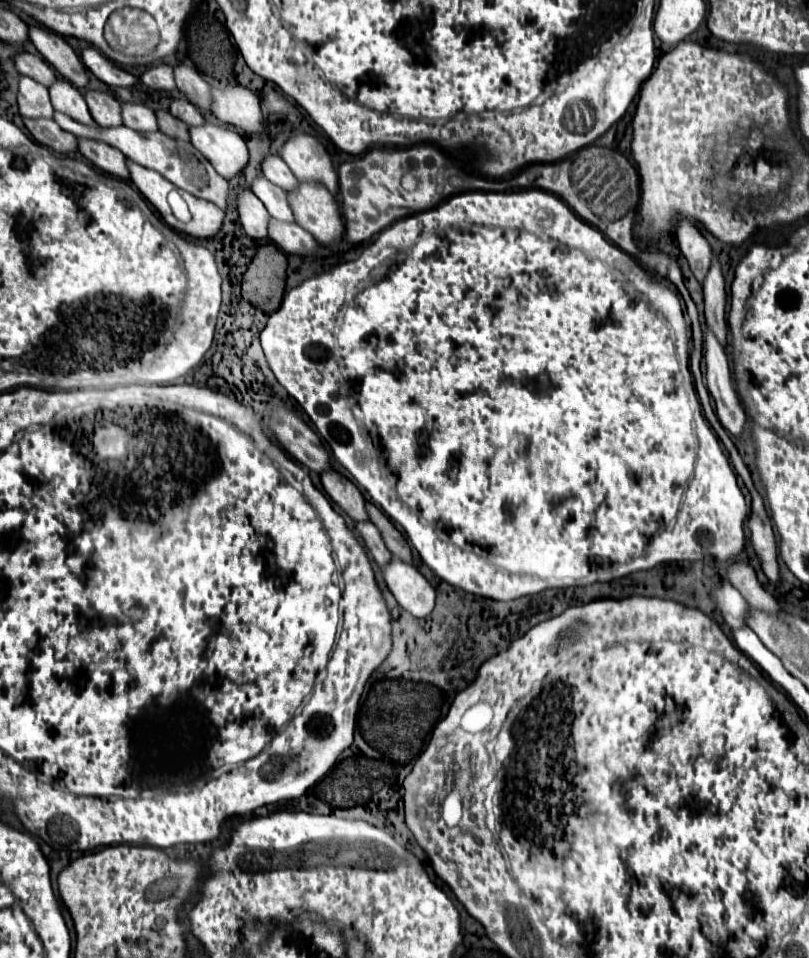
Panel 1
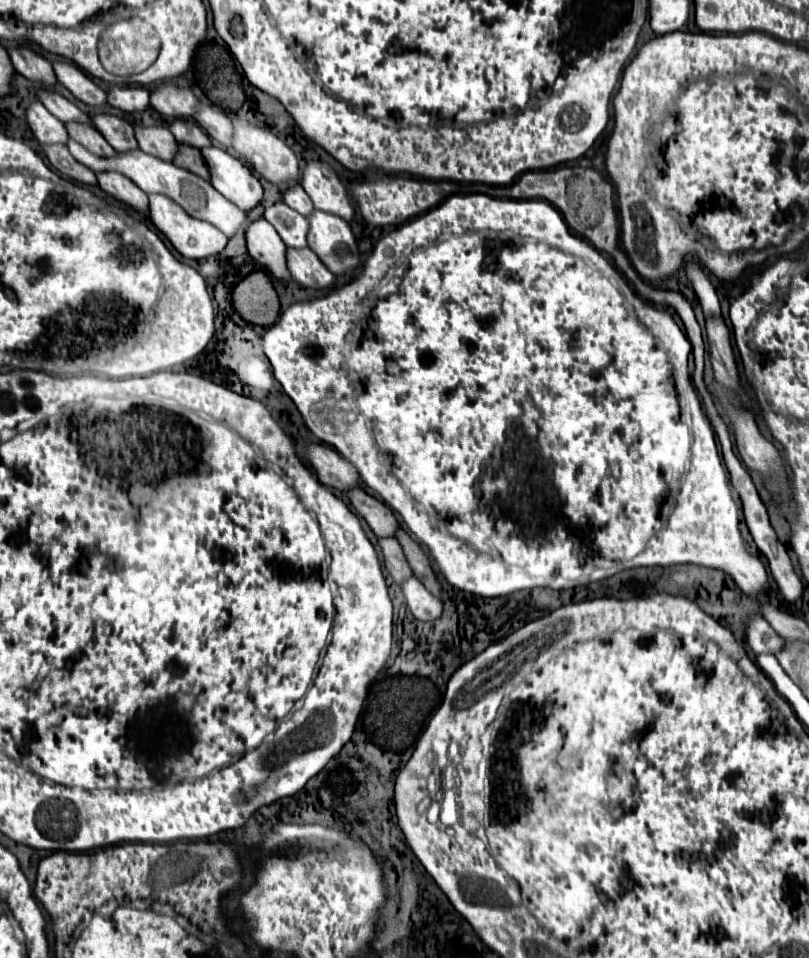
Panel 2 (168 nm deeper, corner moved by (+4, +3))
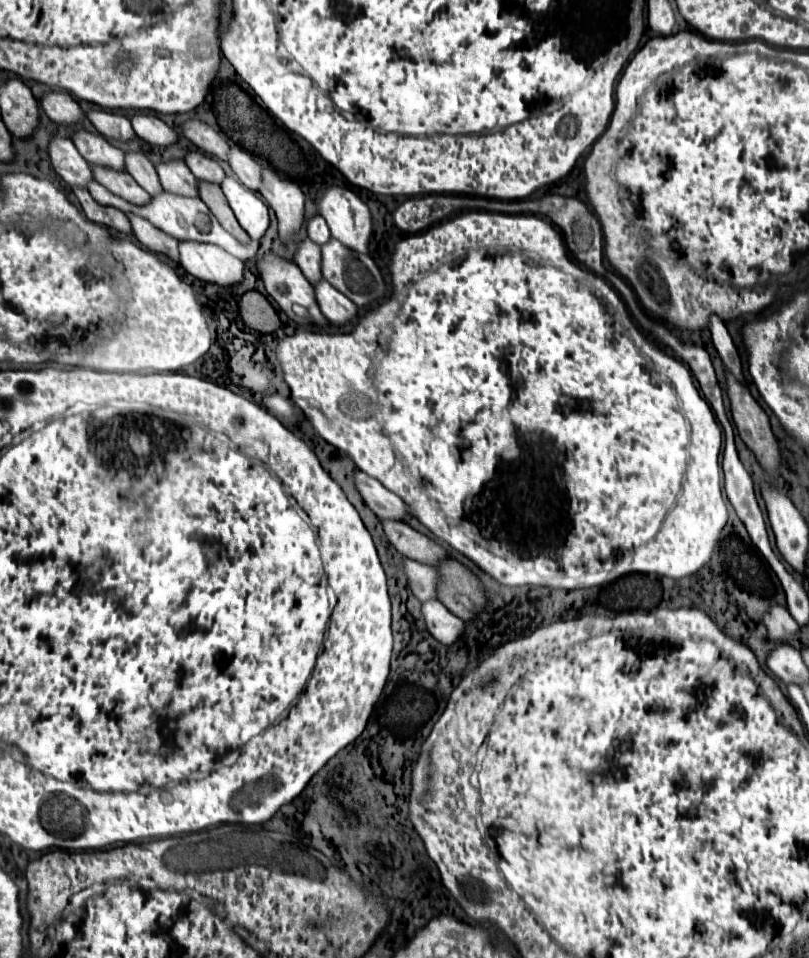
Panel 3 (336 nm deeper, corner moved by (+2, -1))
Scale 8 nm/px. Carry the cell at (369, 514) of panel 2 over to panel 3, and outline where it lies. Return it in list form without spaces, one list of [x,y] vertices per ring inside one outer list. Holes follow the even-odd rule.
[[[383,520],[383,528],[385,528],[385,534],[387,534],[389,542],[405,558],[425,562],[427,566],[433,566],[433,562],[441,562],[441,558],[449,558],[449,554],[447,554],[447,550],[443,546],[439,546],[433,540],[429,540],[425,534],[413,530],[405,522]]]

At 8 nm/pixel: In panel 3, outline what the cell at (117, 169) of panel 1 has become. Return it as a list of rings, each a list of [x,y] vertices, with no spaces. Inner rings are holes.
[[[129,216],[129,220],[131,220],[133,232],[135,232],[137,240],[141,242],[141,246],[145,246],[147,250],[157,250],[157,254],[165,254],[165,258],[179,264],[177,240],[163,234],[161,230],[157,230],[155,226],[151,226],[147,220],[143,220],[139,216]]]

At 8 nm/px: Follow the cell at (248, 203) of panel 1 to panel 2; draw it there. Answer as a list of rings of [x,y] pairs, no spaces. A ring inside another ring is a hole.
[[[265,218],[251,222],[245,230],[245,238],[251,258],[255,258],[263,270],[269,270],[275,280],[291,280],[285,266],[285,244]]]

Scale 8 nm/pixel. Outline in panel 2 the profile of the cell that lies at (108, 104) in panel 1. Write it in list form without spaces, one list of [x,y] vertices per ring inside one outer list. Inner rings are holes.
[[[95,114],[93,118],[95,128],[105,136],[105,140],[115,148],[115,150],[129,150],[129,148],[137,148],[137,140],[133,136],[133,126],[125,120],[121,120],[119,116],[113,114]]]

